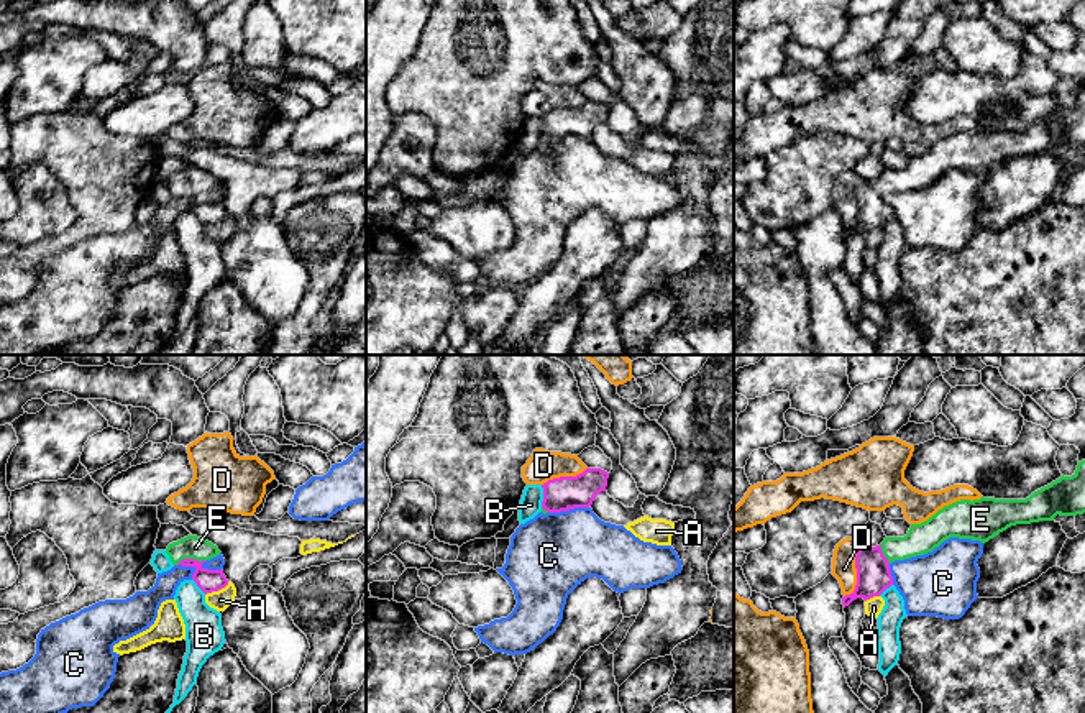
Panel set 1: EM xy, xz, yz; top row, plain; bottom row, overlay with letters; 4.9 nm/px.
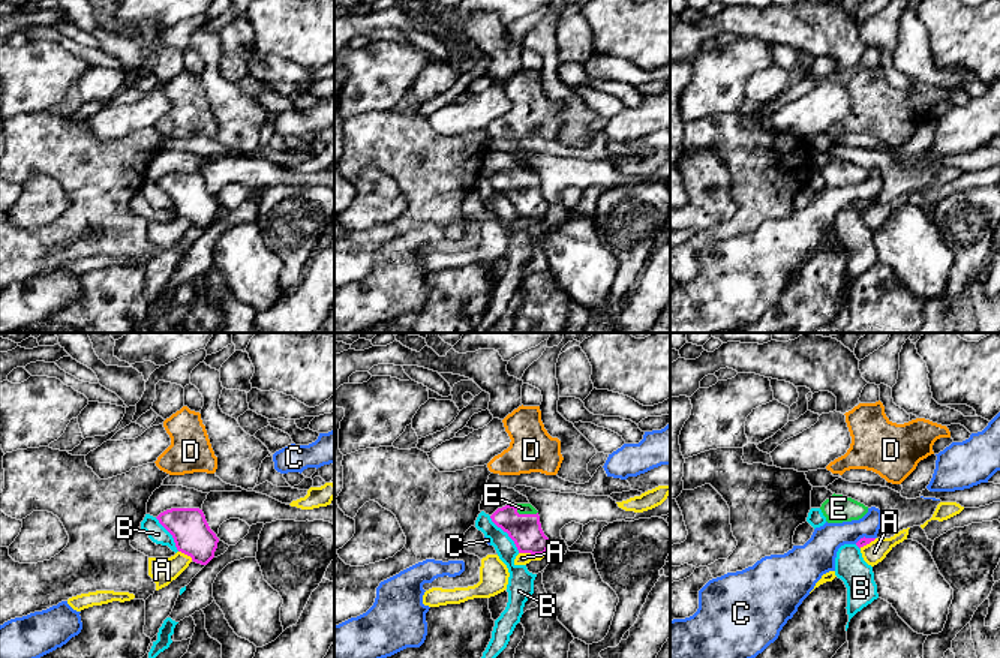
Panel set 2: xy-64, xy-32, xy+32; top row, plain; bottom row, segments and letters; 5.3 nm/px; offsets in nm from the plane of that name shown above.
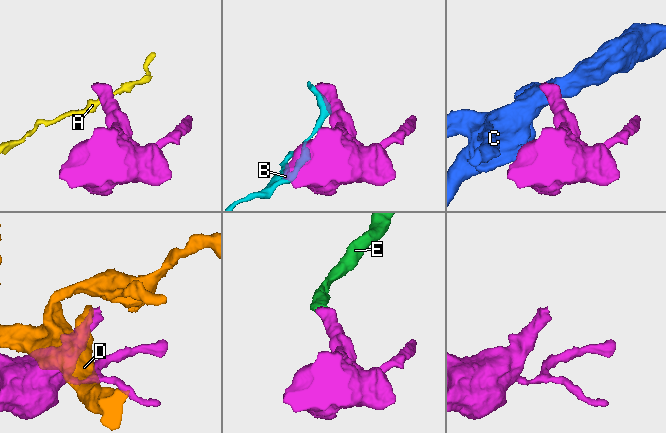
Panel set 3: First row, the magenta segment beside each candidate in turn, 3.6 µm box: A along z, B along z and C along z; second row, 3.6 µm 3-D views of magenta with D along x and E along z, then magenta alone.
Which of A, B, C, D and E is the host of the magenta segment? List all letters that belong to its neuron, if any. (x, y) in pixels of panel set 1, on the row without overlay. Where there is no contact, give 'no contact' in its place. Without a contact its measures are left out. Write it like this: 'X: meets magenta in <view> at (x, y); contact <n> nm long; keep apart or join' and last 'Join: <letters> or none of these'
A: meets magenta in xy at (217, 222); contact 140 nm long; keep apart
B: meets magenta in xz at (544, 128); contact 120 nm long; keep apart
C: meets magenta in xz at (568, 142); contact 200 nm long; keep apart
D: meets magenta in yz at (857, 206); contact 260 nm long; keep apart
E: meets magenta in xy at (191, 191); contact 150 nm long; join
Join: E

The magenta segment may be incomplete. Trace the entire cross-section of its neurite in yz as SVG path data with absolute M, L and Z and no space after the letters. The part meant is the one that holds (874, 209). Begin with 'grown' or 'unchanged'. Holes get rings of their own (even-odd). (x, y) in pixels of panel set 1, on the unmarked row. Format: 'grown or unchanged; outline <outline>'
grown; outline M1085 92L1078 94L1077 102L1072 108L1060 108L1051 117L1034 123L1026 131L960 131L939 141L934 148L921 156L911 156L904 169L885 169L877 179L860 179L855 187L857 217L850 227L842 230L844 240L854 232L863 230L865 233L880 228L893 215L890 196L895 192L904 192L916 187L924 187L939 179L950 169L972 171L988 174L1000 164L1016 156L1031 156L1039 153L1054 153L1060 148L1077 148L1085 145Z

